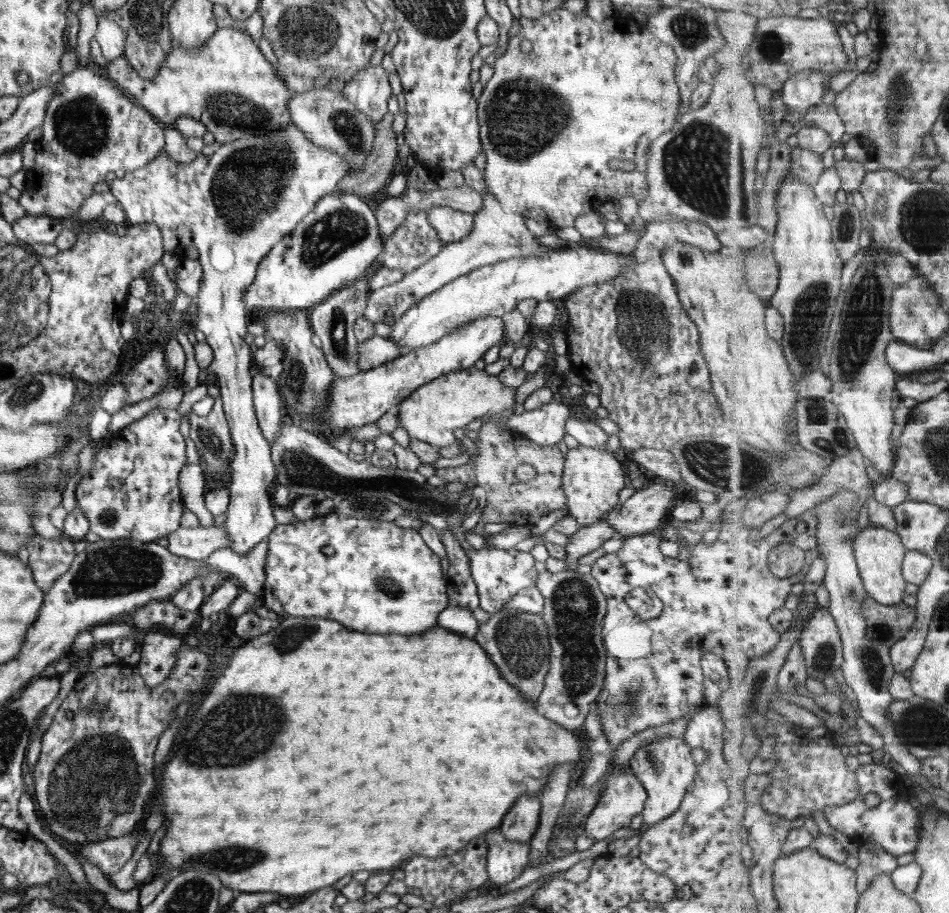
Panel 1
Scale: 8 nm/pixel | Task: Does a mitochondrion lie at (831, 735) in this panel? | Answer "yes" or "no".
no

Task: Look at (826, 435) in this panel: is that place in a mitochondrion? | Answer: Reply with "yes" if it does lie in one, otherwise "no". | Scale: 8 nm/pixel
yes

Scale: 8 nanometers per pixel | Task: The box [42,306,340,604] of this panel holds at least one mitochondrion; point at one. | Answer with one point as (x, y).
(121, 569)

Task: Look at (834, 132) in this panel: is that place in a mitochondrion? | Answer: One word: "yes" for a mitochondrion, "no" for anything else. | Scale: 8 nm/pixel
no

